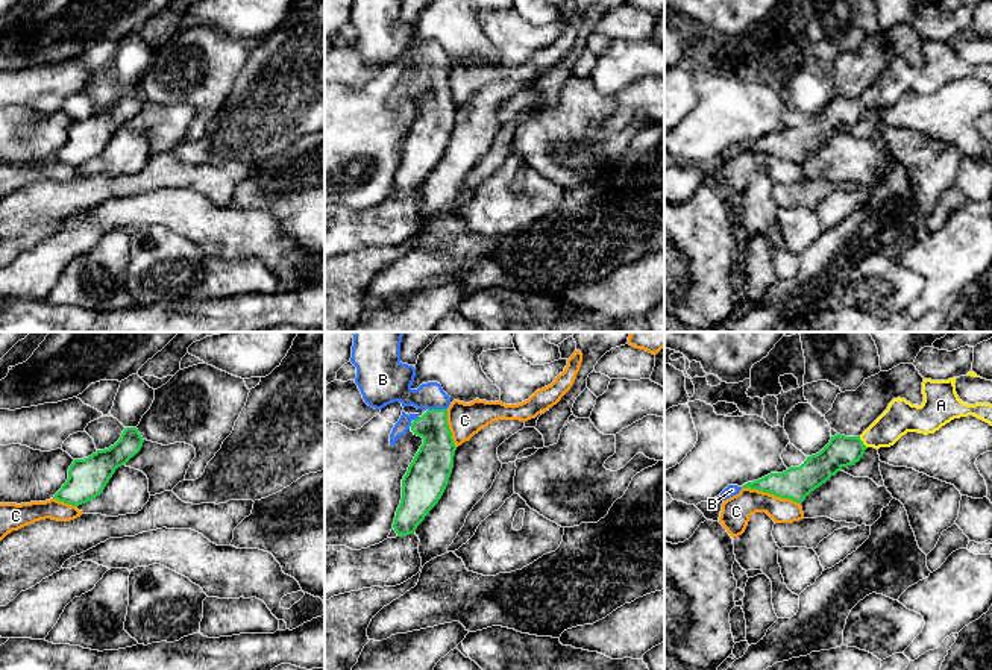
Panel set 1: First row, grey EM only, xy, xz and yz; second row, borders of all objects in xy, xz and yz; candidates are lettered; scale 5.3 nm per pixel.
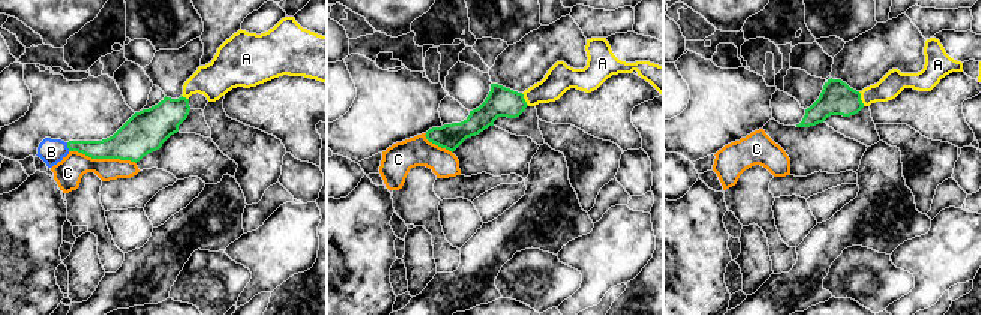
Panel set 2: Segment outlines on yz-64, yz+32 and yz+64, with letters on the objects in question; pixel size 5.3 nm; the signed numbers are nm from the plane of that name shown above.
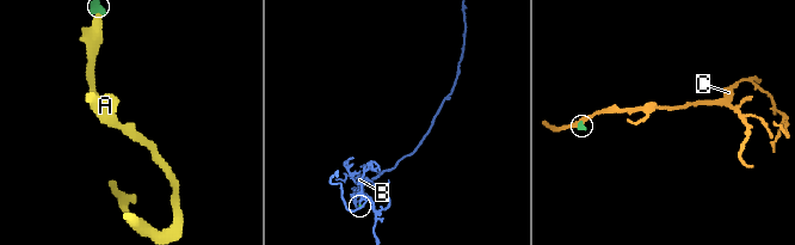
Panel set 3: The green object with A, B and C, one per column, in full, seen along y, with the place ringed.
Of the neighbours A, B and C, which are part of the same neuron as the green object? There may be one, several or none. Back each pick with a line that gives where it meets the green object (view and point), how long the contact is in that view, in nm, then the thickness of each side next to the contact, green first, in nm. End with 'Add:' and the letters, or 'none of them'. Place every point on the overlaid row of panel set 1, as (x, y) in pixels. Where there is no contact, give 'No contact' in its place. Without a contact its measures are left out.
A: Touches green at yz (862, 443). Shared border 80 nm. Thickness 160 nm (green) against 170 nm
B: Touches green at xz (437, 410). Shared border 100 nm. Thickness 190 nm (green) against 160 nm
Add: A, B

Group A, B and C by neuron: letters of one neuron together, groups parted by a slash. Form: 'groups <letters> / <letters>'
groups A B / C

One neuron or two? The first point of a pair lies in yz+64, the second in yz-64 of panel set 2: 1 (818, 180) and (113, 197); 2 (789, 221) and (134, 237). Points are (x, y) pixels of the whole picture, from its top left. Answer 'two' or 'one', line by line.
1: one
2: one

